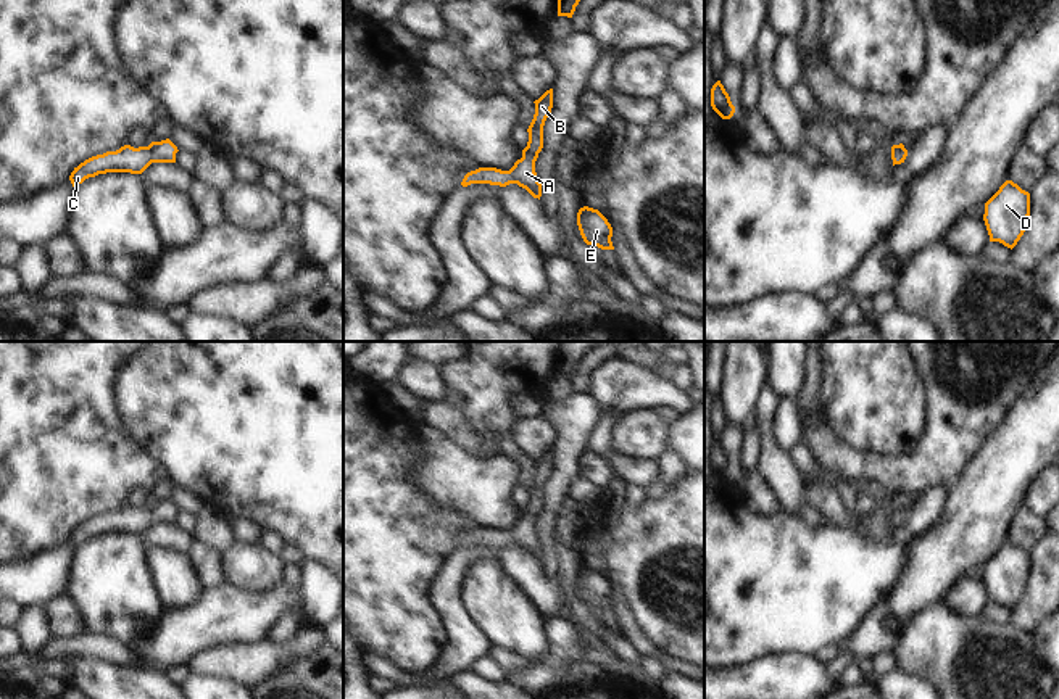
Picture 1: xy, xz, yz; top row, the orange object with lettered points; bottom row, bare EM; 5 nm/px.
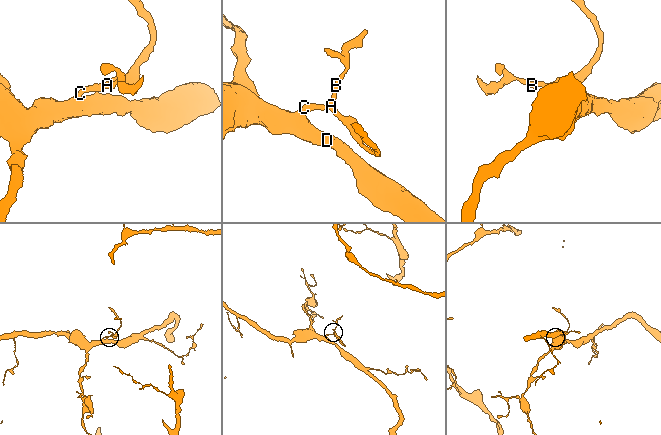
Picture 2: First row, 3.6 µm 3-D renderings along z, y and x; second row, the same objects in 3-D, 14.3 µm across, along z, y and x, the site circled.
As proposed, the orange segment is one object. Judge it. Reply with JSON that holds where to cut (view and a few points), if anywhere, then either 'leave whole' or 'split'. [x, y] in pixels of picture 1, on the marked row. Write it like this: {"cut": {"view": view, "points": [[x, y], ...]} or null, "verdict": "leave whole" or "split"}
{"cut": null, "verdict": "leave whole"}

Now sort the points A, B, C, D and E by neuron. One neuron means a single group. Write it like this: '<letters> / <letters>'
A B C D E

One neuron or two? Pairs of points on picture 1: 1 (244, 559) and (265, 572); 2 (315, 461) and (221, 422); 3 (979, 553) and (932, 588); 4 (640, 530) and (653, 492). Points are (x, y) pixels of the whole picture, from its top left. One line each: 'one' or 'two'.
1: one
2: one
3: one
4: two

